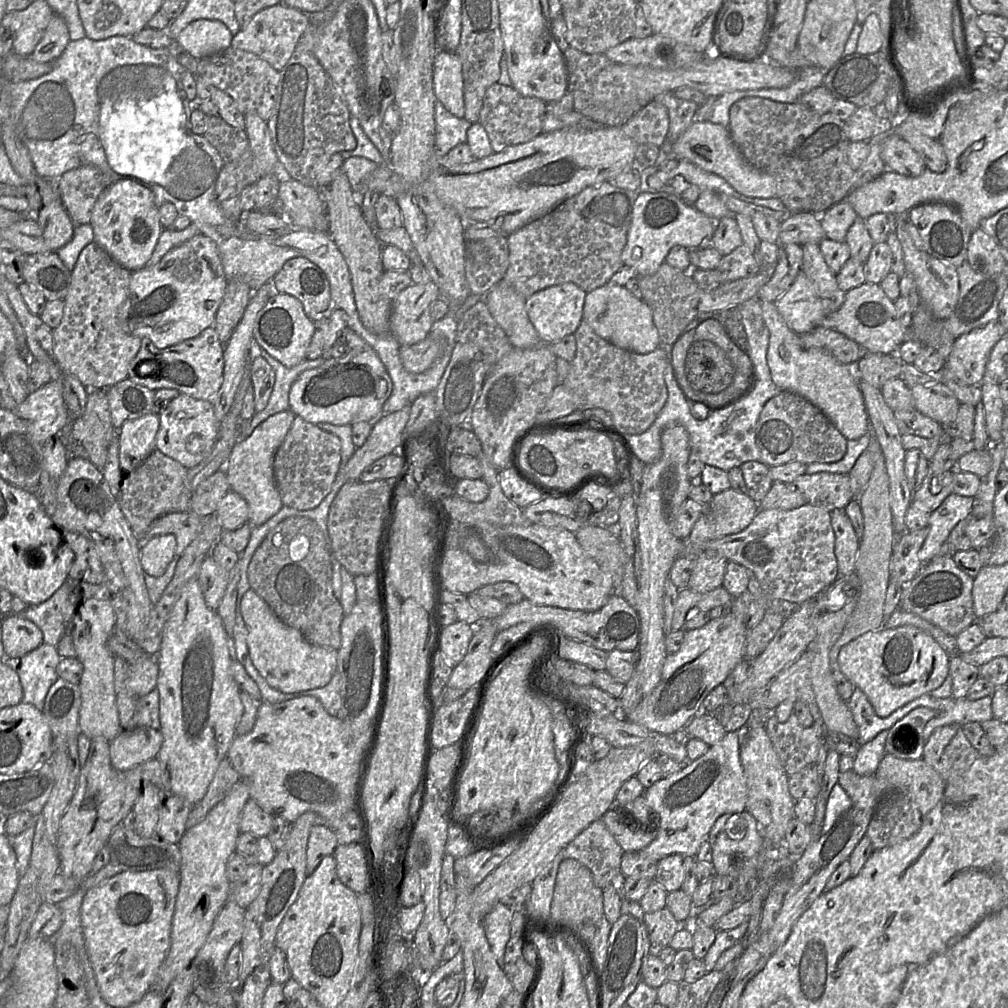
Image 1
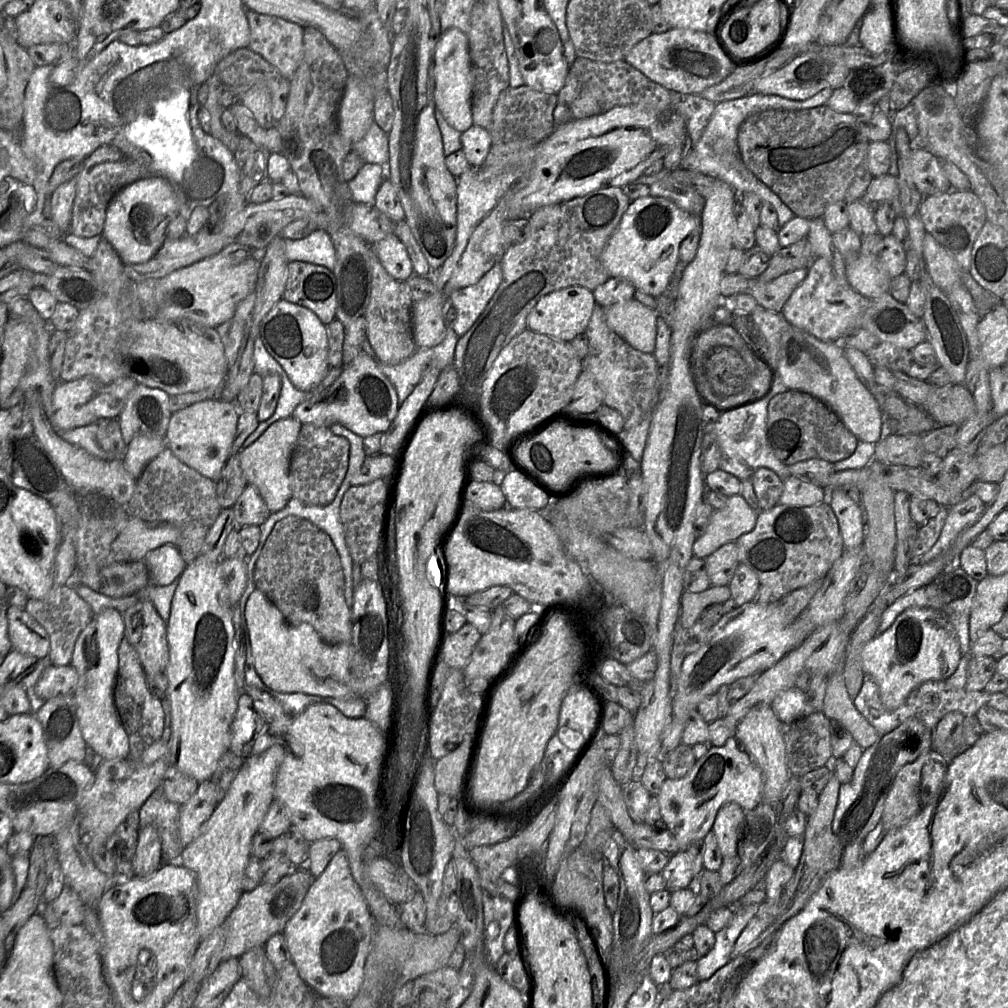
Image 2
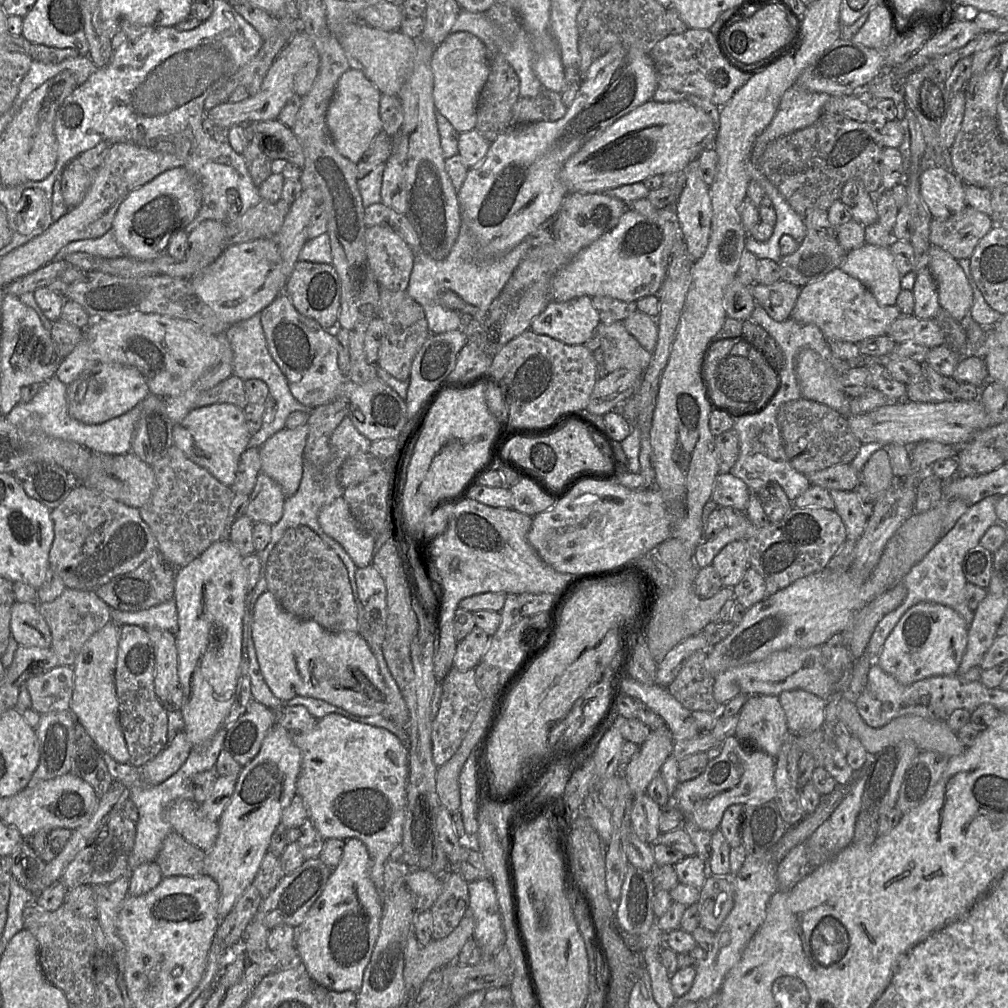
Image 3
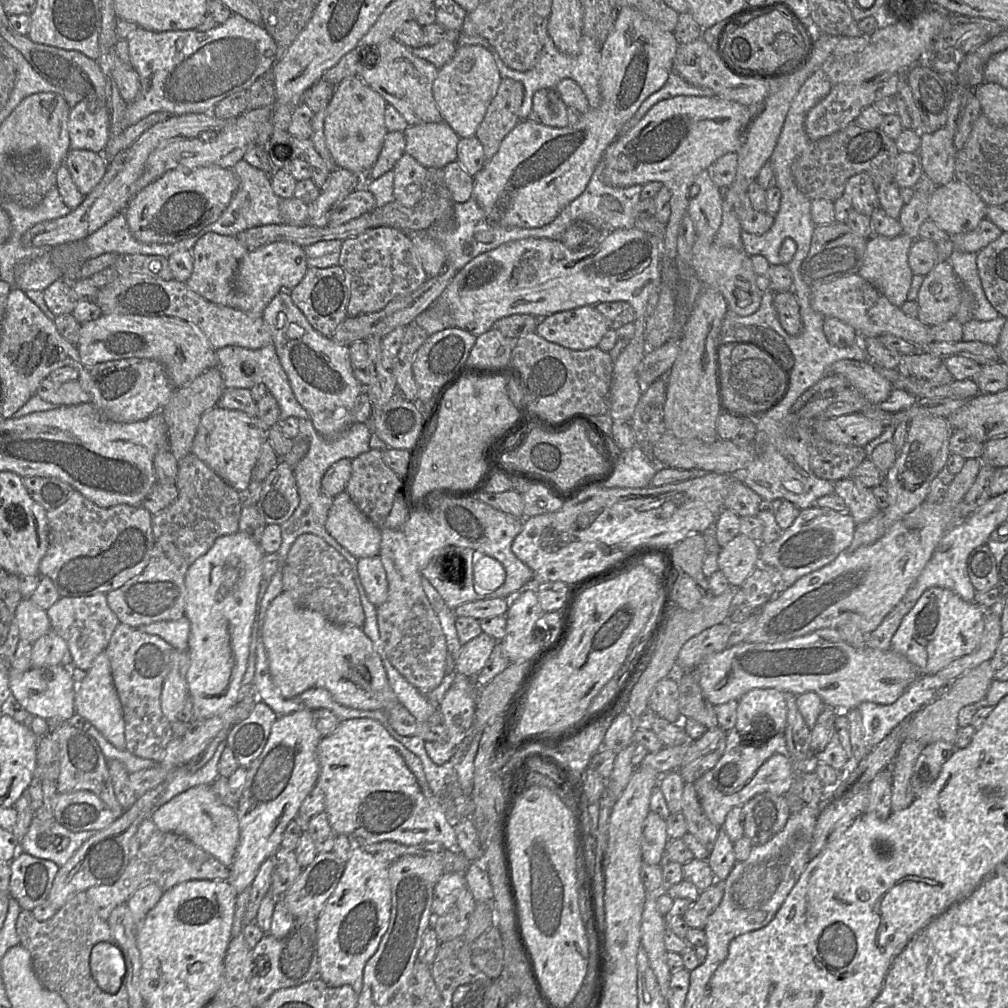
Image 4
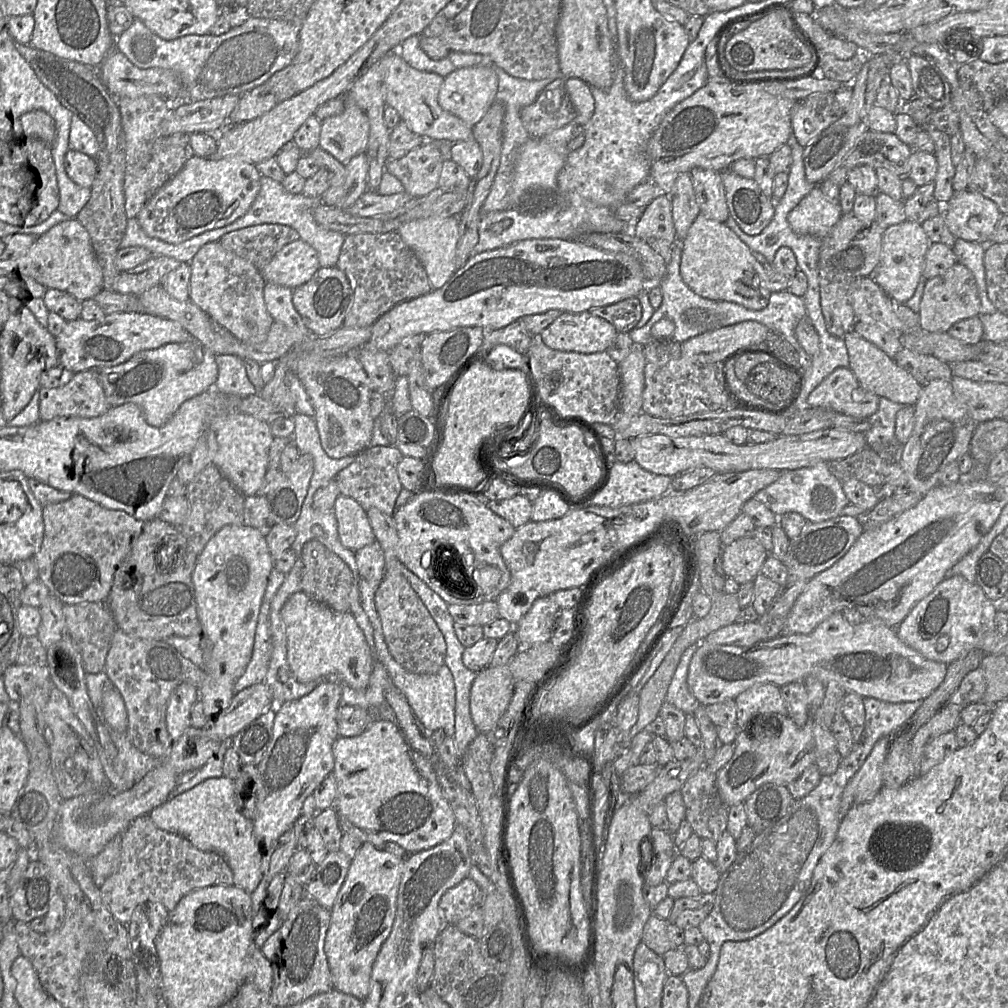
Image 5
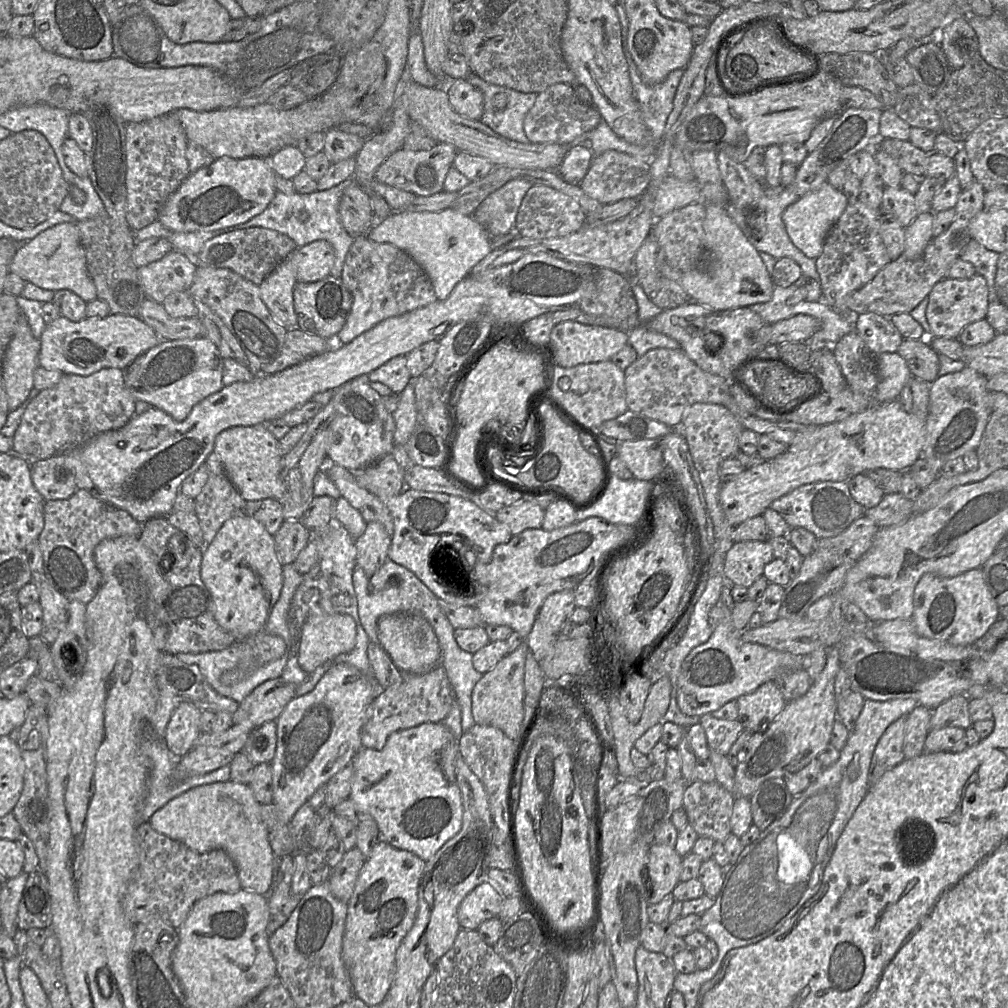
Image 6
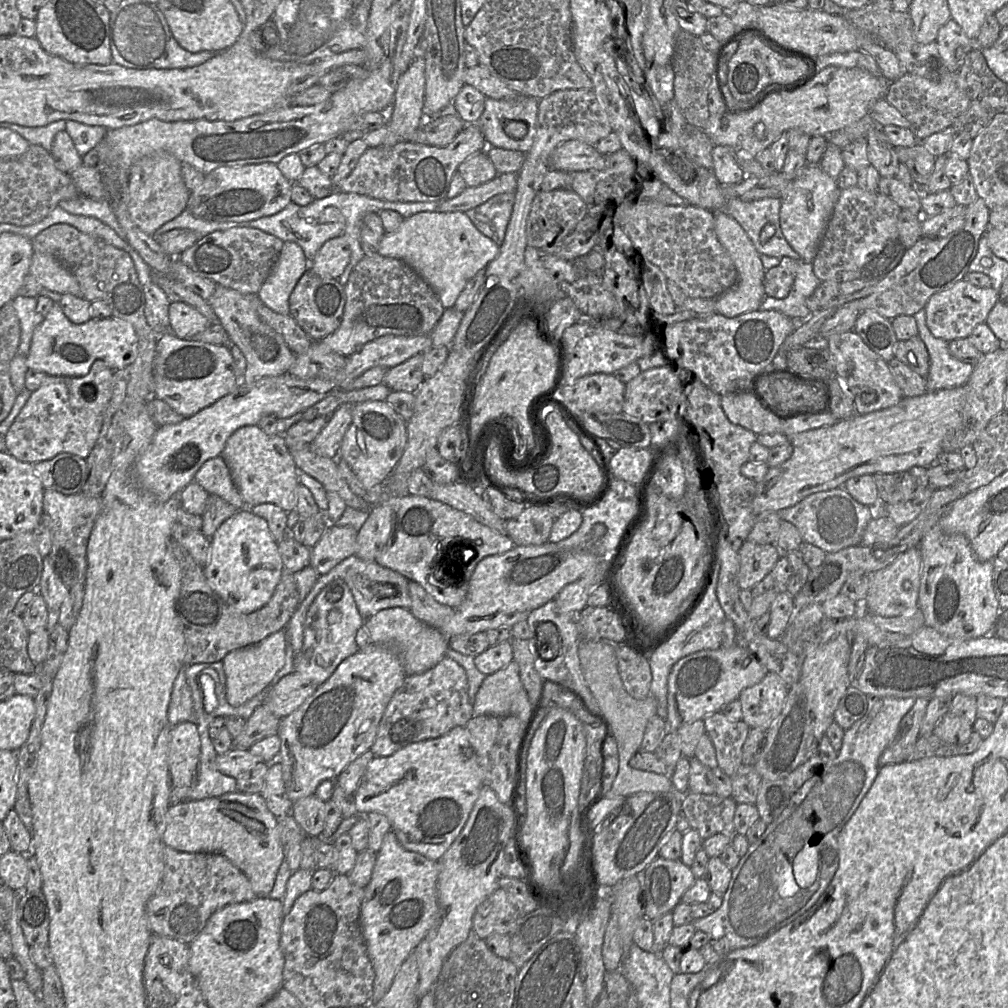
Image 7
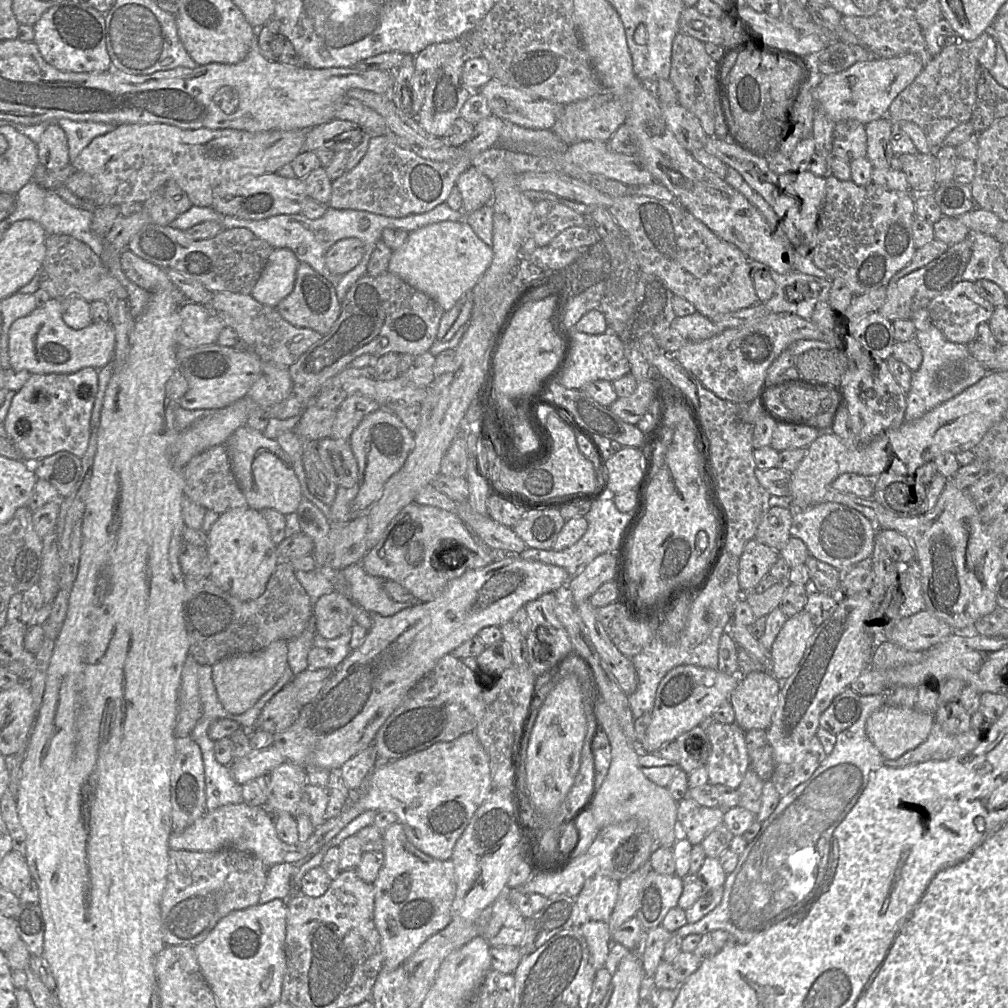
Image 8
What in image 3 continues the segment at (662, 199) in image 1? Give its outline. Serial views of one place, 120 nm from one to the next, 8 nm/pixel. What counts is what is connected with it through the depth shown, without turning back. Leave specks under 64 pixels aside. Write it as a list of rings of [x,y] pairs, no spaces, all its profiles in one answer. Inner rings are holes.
[[[628,207],[617,225],[580,251],[564,266],[552,282],[552,301],[566,302],[581,296],[610,296],[625,302],[636,302],[648,295],[657,295],[666,276],[674,245],[683,239],[674,209],[642,215]]]

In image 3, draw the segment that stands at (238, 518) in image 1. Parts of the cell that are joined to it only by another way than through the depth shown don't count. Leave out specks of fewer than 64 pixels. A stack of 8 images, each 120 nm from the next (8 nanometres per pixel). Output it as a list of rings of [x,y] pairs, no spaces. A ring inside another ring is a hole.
[[[264,473],[259,474],[256,485],[249,495],[245,515],[255,523],[274,525],[283,516],[286,497],[281,487]]]

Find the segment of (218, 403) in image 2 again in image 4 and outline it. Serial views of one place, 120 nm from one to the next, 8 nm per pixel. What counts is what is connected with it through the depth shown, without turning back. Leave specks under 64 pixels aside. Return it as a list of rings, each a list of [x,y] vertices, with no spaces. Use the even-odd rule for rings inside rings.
[[[214,407],[201,417],[192,453],[240,492],[252,481],[252,470],[258,460],[262,444],[267,441],[268,428],[257,417],[251,417],[243,411]]]

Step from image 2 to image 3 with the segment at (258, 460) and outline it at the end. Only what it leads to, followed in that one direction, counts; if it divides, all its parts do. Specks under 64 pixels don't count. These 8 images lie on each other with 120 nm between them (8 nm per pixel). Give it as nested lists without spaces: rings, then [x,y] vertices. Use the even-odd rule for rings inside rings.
[[[307,423],[295,429],[284,427],[259,447],[261,472],[281,487],[286,498],[294,495],[300,485],[307,436]]]

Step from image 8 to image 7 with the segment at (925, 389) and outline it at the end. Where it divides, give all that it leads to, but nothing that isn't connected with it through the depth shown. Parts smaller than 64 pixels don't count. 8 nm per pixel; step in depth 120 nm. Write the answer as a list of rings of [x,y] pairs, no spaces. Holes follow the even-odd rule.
[[[923,308],[913,317],[916,320],[918,337],[925,343],[930,357],[930,370],[926,379],[928,392],[952,389],[965,385],[974,369],[974,365],[954,358],[949,351],[948,342],[936,338],[926,322],[926,310]]]

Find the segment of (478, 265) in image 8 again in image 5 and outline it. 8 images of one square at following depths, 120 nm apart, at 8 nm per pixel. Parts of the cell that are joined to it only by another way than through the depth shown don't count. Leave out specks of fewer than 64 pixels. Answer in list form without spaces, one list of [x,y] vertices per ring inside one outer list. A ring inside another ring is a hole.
[[[459,217],[419,219],[403,224],[397,233],[423,265],[432,289],[439,289],[458,270],[456,245],[459,239]]]

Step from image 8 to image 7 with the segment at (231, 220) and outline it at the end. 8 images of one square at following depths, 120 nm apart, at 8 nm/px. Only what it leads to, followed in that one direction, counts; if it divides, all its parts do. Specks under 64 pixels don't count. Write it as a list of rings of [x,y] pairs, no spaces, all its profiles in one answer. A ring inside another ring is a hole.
[[[334,190],[325,198],[314,199],[309,205],[299,206],[291,202],[276,214],[246,222],[214,222],[203,220],[195,217],[191,212],[185,209],[178,217],[163,224],[151,236],[157,237],[158,235],[174,229],[190,229],[199,234],[200,237],[203,237],[216,231],[225,231],[236,227],[256,228],[276,236],[284,242],[287,241],[298,244],[309,262],[314,259],[315,255],[326,241],[343,236],[349,244],[351,258],[342,275],[336,280],[344,286],[353,268],[365,256],[360,245],[360,233],[362,219],[366,214],[378,214],[382,210],[392,210],[400,214],[403,218],[408,218],[420,212],[438,212],[438,208],[439,205],[436,202],[390,202],[356,193],[343,193]]]

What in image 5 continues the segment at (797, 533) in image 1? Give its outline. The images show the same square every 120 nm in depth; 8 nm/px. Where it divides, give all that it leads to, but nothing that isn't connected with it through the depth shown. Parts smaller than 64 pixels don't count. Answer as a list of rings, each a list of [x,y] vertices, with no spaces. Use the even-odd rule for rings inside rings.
[[[840,515],[821,522],[807,521],[801,533],[790,539],[789,548],[783,564],[792,573],[806,580],[830,568],[841,559],[864,532],[862,523],[855,517]]]

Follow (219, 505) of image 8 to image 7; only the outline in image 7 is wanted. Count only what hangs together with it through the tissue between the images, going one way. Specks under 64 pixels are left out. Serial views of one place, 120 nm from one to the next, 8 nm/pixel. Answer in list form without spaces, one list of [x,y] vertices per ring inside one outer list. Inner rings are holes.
[[[216,456],[205,461],[195,474],[194,481],[202,486],[208,494],[221,497],[238,510],[248,508],[222,456]]]

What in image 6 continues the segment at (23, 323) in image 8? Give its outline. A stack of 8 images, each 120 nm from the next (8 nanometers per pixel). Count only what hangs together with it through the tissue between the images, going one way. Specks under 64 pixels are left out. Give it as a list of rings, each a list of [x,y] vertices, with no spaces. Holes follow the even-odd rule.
[[[110,313],[105,317],[89,317],[73,322],[60,315],[56,320],[46,325],[41,337],[39,366],[47,370],[58,370],[63,374],[89,376],[102,368],[119,368],[124,370],[139,355],[157,346],[161,338],[140,317]]]

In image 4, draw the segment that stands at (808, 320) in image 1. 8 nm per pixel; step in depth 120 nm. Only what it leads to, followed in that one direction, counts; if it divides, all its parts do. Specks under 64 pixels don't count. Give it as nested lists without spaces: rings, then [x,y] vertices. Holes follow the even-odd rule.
[[[858,274],[811,288],[811,306],[815,311],[823,317],[833,317],[847,323],[863,338],[890,334],[910,341],[919,348],[924,348],[933,341],[930,326],[905,315],[900,307],[893,305],[877,287]]]

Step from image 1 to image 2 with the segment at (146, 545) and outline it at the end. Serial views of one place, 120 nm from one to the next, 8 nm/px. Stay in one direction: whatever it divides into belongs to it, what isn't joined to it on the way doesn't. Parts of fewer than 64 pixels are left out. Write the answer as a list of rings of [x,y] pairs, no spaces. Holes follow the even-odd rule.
[[[164,544],[150,551],[144,561],[151,581],[157,585],[171,584],[186,568],[178,548],[172,544]]]

